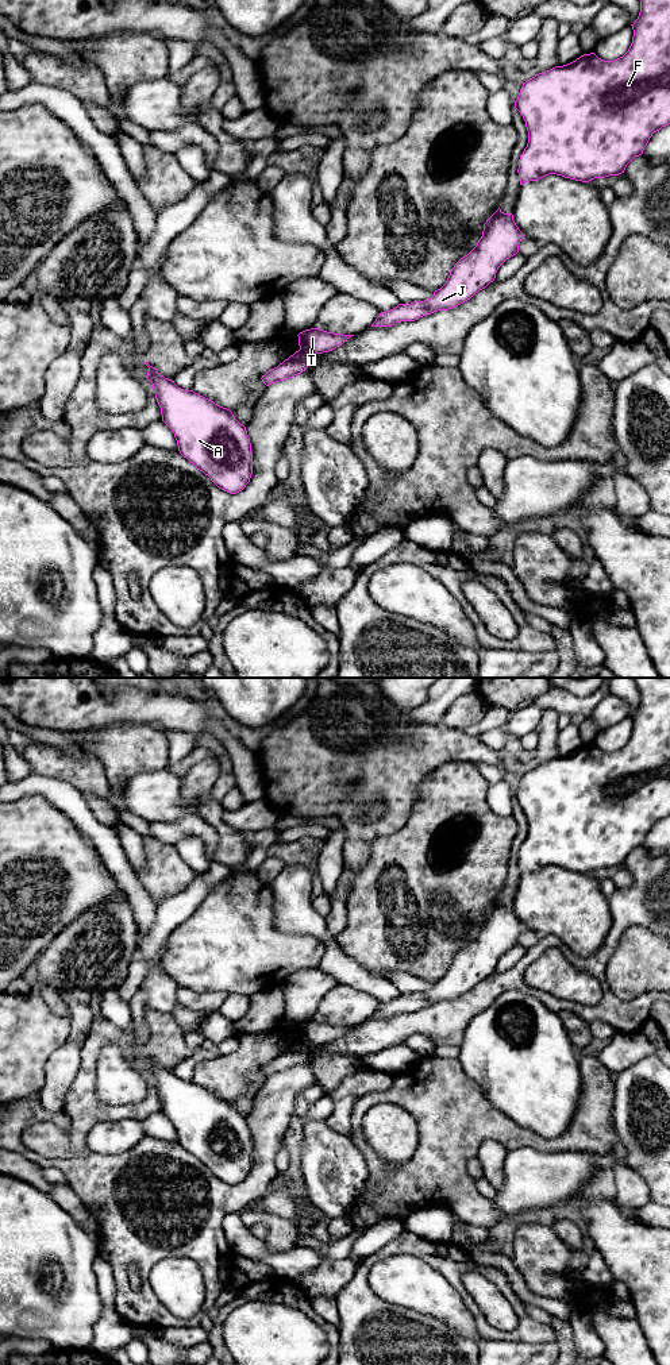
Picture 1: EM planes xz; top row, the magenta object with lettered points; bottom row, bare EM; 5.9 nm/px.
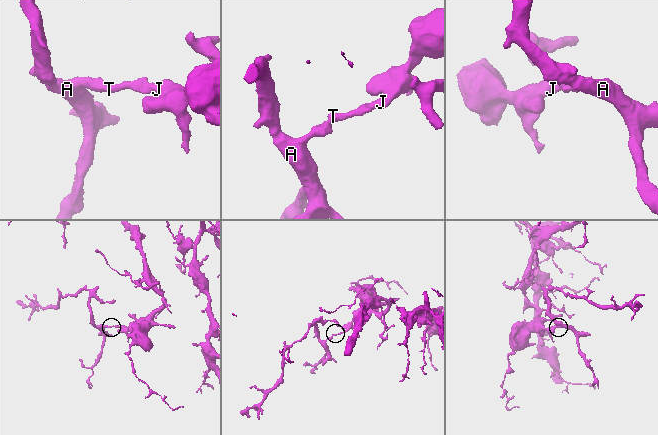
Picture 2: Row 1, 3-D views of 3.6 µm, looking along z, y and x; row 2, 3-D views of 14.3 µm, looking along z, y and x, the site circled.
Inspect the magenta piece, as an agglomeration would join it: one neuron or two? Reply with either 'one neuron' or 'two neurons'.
two neurons

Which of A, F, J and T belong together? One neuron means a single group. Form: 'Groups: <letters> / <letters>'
Groups: A / F J T

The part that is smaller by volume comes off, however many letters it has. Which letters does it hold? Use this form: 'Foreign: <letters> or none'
Foreign: A

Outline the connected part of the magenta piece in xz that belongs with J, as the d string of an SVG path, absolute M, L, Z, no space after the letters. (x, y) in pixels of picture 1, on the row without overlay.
M498 899L484 915L477 937L454 956L446 975L435 982L431 990L398 995L390 1002L381 1003L371 1018L392 1018L400 1013L415 1013L463 995L494 972L498 959L519 944L523 928L513 906L504 905Z

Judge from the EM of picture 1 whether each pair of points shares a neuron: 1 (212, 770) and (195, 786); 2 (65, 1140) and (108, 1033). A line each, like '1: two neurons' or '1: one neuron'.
1: one neuron
2: one neuron

